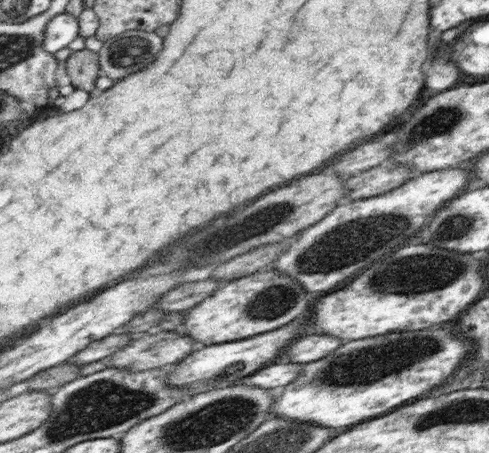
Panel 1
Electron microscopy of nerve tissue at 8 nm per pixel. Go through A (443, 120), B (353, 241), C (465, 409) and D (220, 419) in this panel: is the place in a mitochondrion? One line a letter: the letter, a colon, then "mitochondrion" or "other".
A: mitochondrion
B: mitochondrion
C: mitochondrion
D: mitochondrion

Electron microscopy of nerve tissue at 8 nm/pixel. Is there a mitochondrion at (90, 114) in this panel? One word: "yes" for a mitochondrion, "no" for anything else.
no

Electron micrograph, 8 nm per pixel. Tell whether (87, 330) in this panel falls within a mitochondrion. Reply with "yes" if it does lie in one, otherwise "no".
no

